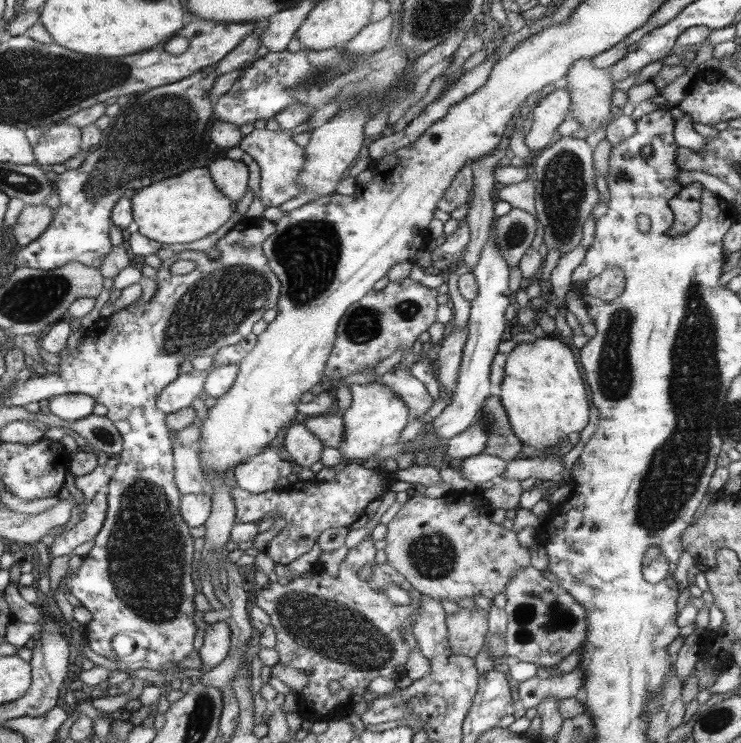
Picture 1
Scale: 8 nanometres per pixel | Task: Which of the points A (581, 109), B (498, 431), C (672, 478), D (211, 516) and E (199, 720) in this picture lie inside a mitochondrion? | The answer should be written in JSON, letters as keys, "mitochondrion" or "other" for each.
{"A":"other","B":"mitochondrion","C":"mitochondrion","D":"other","E":"mitochondrion"}

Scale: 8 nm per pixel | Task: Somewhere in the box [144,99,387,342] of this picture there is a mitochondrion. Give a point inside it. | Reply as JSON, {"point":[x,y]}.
{"point":[307,252]}

